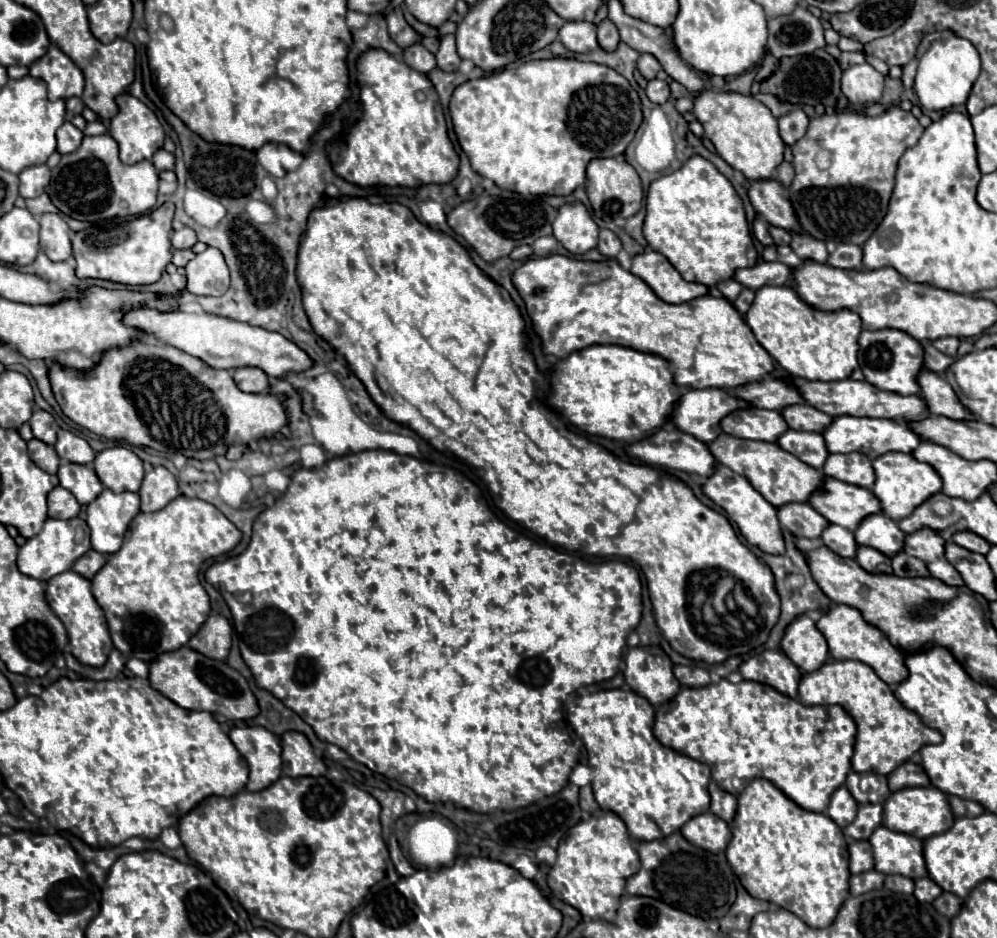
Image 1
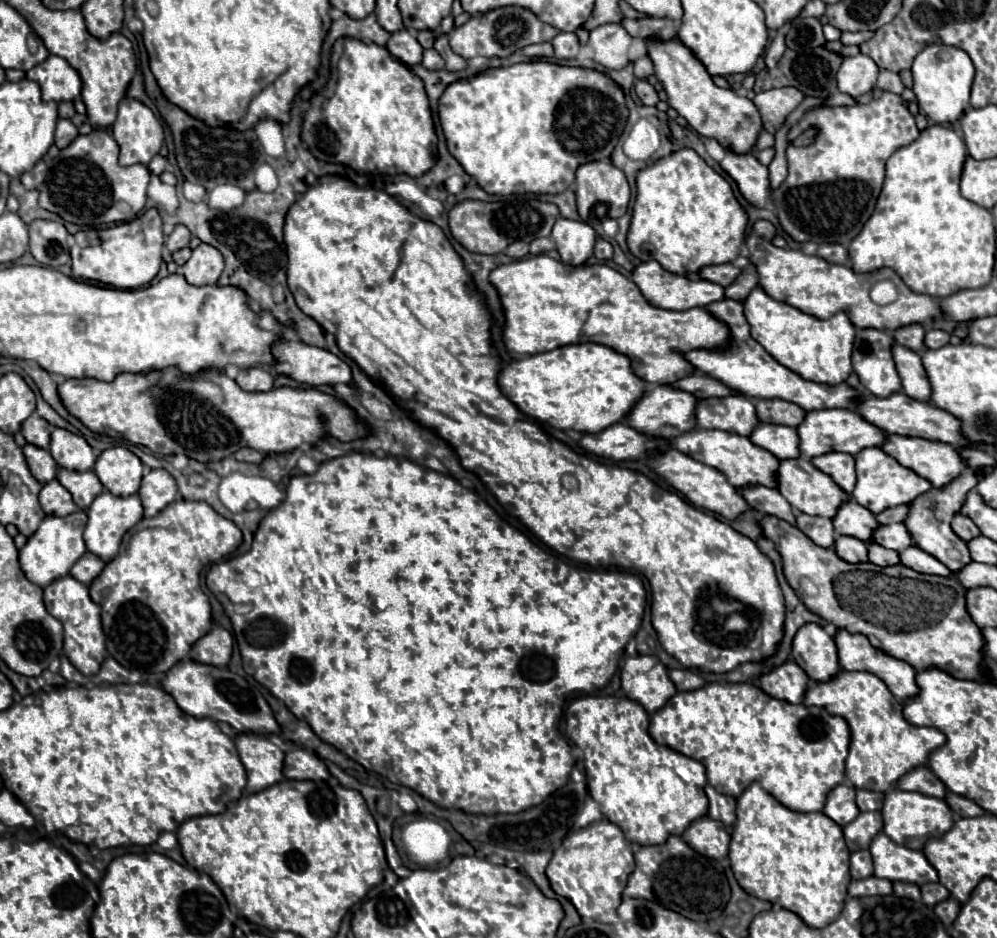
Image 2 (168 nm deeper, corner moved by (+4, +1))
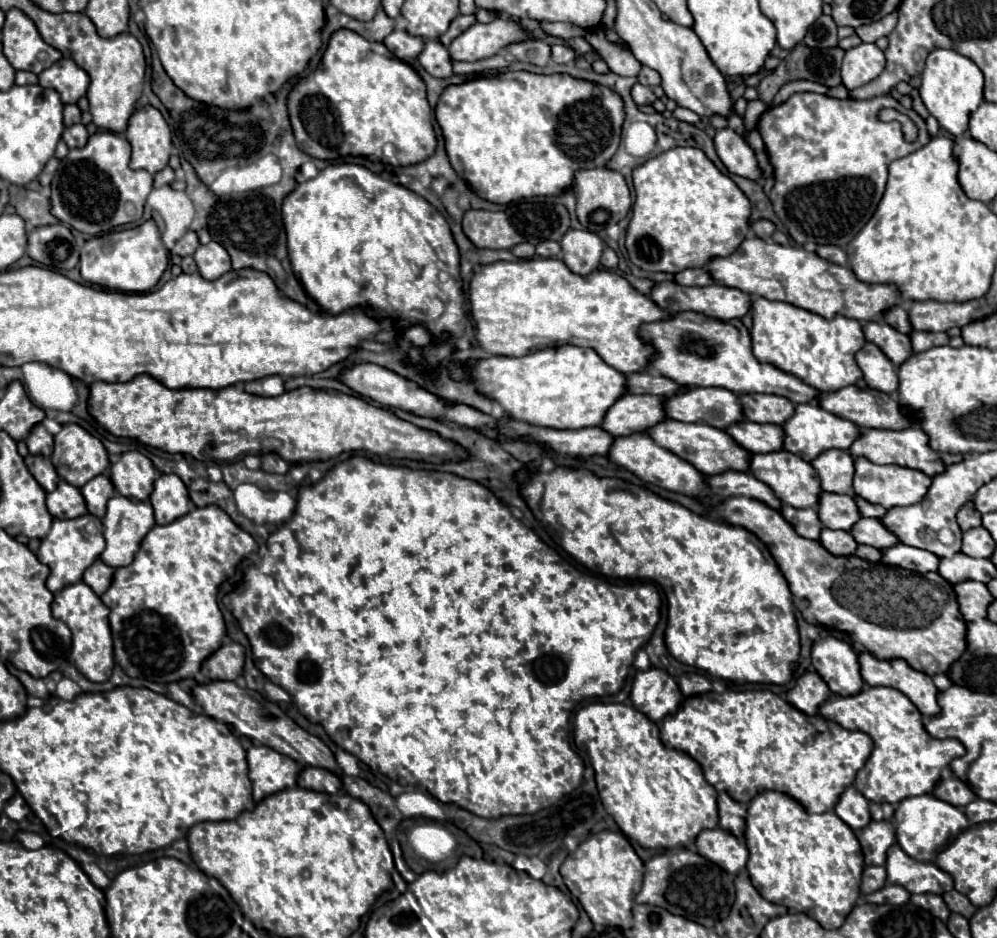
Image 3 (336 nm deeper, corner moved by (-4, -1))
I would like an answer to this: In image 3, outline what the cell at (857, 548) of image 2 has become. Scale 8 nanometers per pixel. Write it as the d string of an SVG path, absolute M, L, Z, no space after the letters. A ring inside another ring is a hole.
M822 529L820 535L820 543L834 555L840 557L848 557L854 555L858 543L854 541L854 537L850 537L850 533L846 531L834 531L834 529Z

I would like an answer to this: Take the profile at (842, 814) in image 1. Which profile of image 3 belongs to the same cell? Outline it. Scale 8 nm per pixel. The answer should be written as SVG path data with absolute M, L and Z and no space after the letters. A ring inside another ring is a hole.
M850 785L842 795L840 801L834 807L834 813L850 827L850 829L862 829L870 823L870 811L868 811L868 799L858 793L854 785Z

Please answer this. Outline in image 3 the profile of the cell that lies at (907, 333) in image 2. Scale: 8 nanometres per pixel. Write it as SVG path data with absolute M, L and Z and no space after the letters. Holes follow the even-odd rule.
M900 303L900 305L896 305L896 307L892 307L892 309L888 309L886 313L884 313L884 321L890 325L890 327L894 327L896 331L900 331L900 333L906 333L906 335L910 335L914 329L910 329L910 317L906 317L906 307Z

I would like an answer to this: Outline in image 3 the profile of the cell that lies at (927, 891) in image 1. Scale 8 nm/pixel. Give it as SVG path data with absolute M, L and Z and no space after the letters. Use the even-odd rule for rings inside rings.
M956 889L944 893L942 899L946 901L946 905L948 905L948 909L950 909L952 913L960 913L960 915L964 915L966 919L970 919L970 917L974 915L974 911L976 911L976 907L968 901L968 897L962 895L962 893L958 893Z

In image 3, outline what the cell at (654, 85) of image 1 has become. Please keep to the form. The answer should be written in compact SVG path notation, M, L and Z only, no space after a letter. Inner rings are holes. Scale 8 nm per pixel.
M636 83L632 87L632 99L636 101L636 105L652 105L656 101L656 95L652 93L650 87L644 87L644 85Z

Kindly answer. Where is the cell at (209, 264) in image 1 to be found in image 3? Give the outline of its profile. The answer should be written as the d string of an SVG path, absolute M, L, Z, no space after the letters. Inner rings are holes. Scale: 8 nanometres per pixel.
M210 241L208 245L200 245L194 253L194 259L198 265L198 273L210 281L222 277L224 273L228 273L232 269L230 255L216 241Z

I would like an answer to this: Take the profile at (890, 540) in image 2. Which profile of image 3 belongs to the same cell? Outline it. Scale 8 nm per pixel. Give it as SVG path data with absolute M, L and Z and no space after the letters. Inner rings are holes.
M862 517L852 527L850 533L860 545L870 545L870 547L878 547L878 549L886 549L890 545L900 543L898 537L894 537L894 533L890 533L890 529L886 529L886 525L882 525L880 519Z

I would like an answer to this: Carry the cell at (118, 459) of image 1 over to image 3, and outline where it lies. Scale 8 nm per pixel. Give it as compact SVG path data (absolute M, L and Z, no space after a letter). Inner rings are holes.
M126 451L116 463L110 465L110 479L116 491L128 499L146 501L152 493L156 475L158 471L152 461L138 451Z

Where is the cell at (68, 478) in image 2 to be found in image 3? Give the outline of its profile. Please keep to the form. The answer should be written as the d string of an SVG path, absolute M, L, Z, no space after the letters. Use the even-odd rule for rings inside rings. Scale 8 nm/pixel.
M98 475L94 479L90 479L82 489L82 495L86 499L86 505L88 505L88 511L96 517L104 517L106 513L106 503L110 497L116 495L116 489L112 485L112 481L106 477L106 475Z

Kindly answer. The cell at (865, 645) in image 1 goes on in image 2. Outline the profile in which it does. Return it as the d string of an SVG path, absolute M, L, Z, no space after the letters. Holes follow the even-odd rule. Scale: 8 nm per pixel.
M838 631L836 635L836 645L838 645L838 657L840 657L840 667L844 671L868 671L876 677L880 677L888 689L900 699L900 701L908 701L914 695L918 695L918 685L916 685L916 669L910 667L906 661L894 659L890 655L886 655L884 651L878 651L870 645L870 641L864 635L852 635L848 631Z

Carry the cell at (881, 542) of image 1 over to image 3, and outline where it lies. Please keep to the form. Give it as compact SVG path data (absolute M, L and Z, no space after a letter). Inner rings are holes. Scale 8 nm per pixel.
M826 491L820 495L818 515L828 529L842 529L842 531L850 531L854 521L862 517L858 513L858 505L854 505L852 495L836 495Z

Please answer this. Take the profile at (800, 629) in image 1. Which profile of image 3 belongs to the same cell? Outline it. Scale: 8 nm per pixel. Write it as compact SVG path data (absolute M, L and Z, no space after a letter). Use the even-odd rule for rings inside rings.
M824 637L812 645L812 667L832 693L856 695L864 681L860 677L856 651L838 637Z

